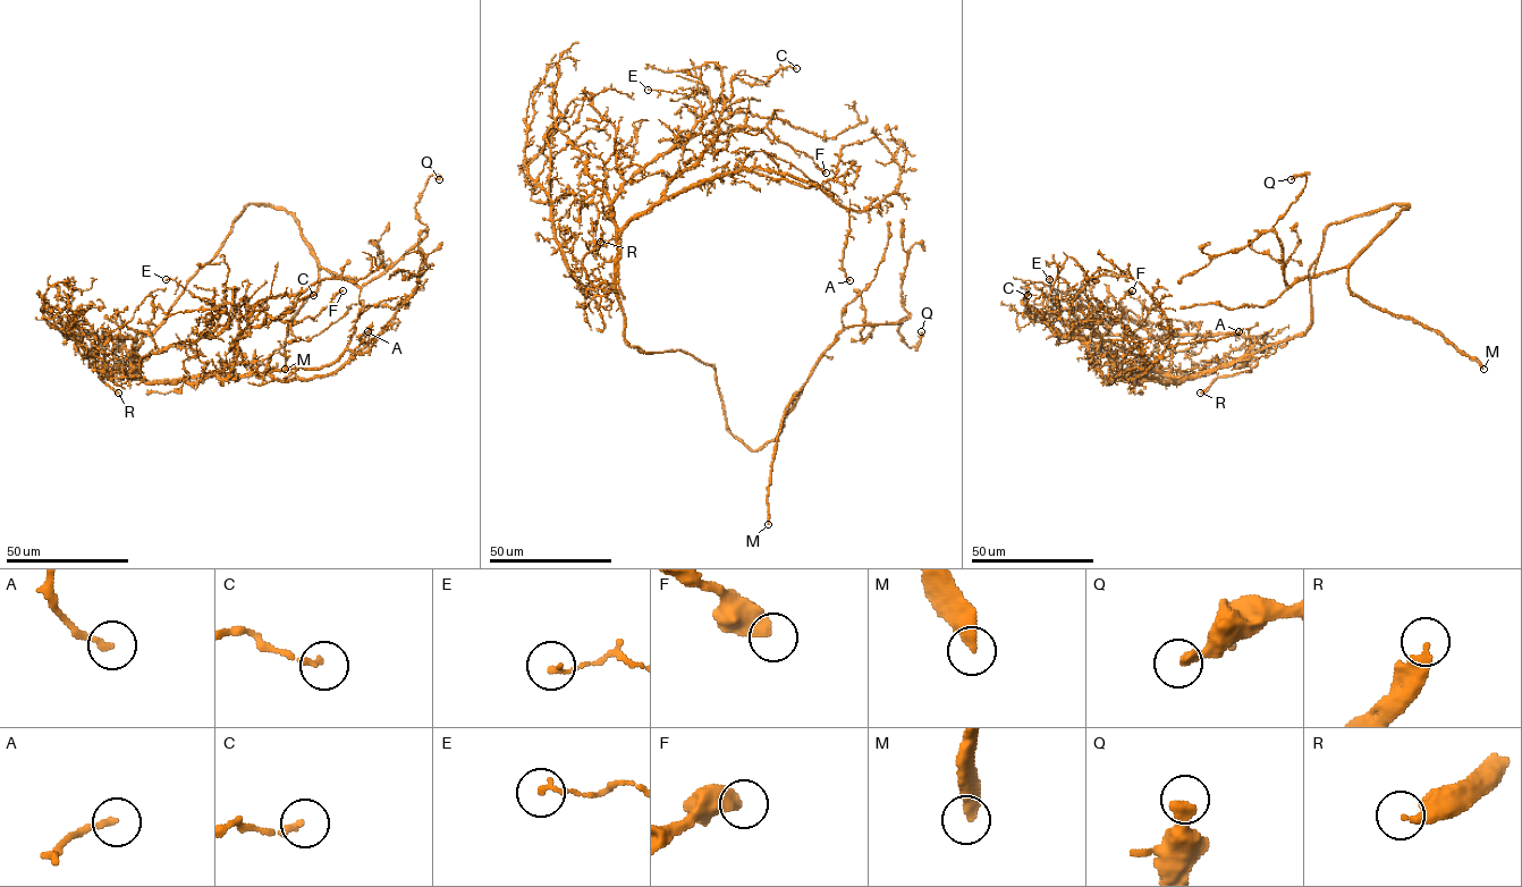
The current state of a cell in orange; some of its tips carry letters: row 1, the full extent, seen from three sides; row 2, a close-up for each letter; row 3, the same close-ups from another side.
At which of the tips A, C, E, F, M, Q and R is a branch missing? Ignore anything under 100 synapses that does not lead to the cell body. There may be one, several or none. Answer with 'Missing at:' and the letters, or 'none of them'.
Missing at: M, R

